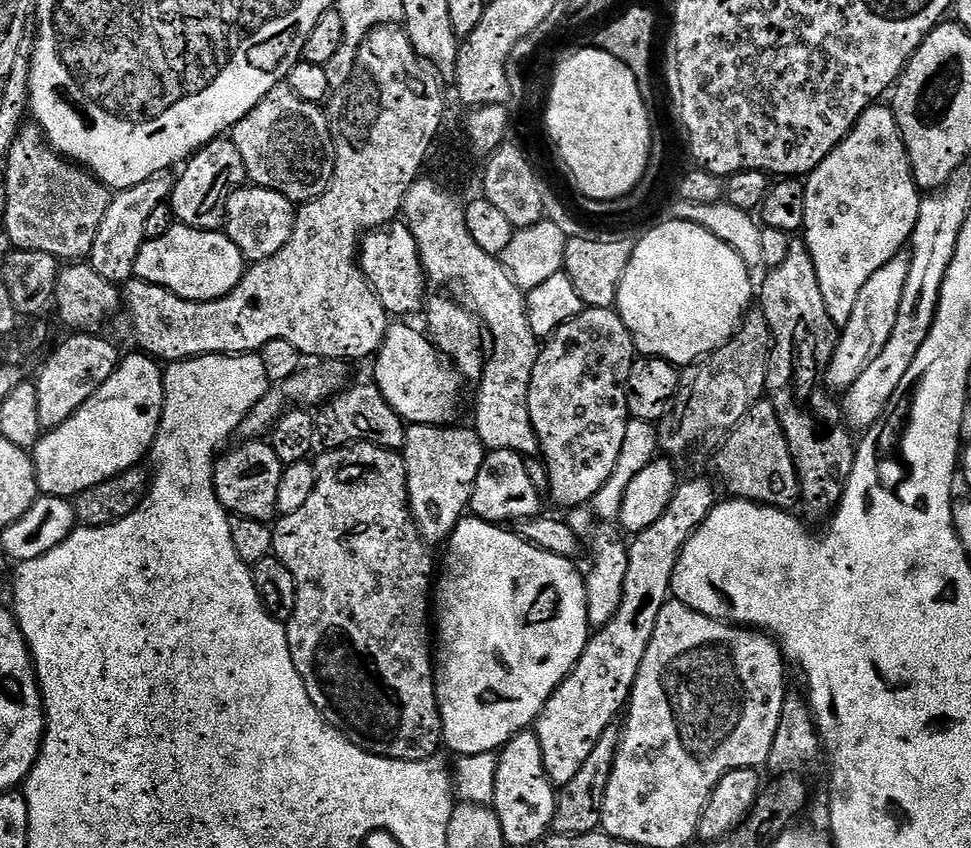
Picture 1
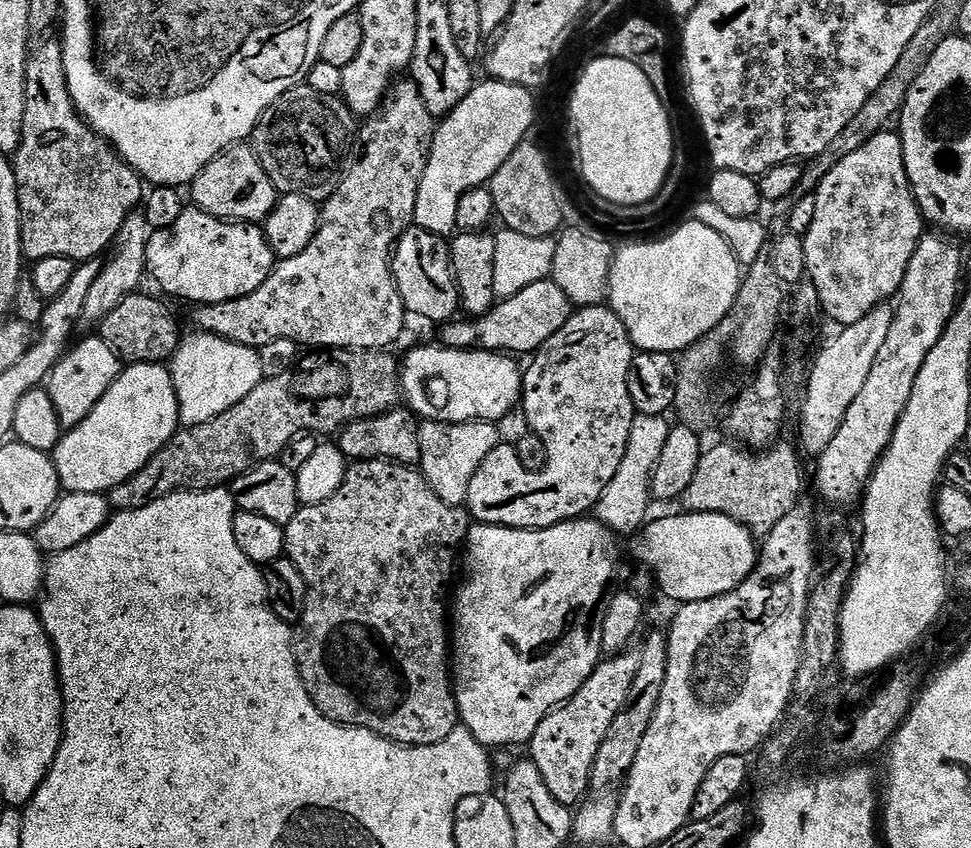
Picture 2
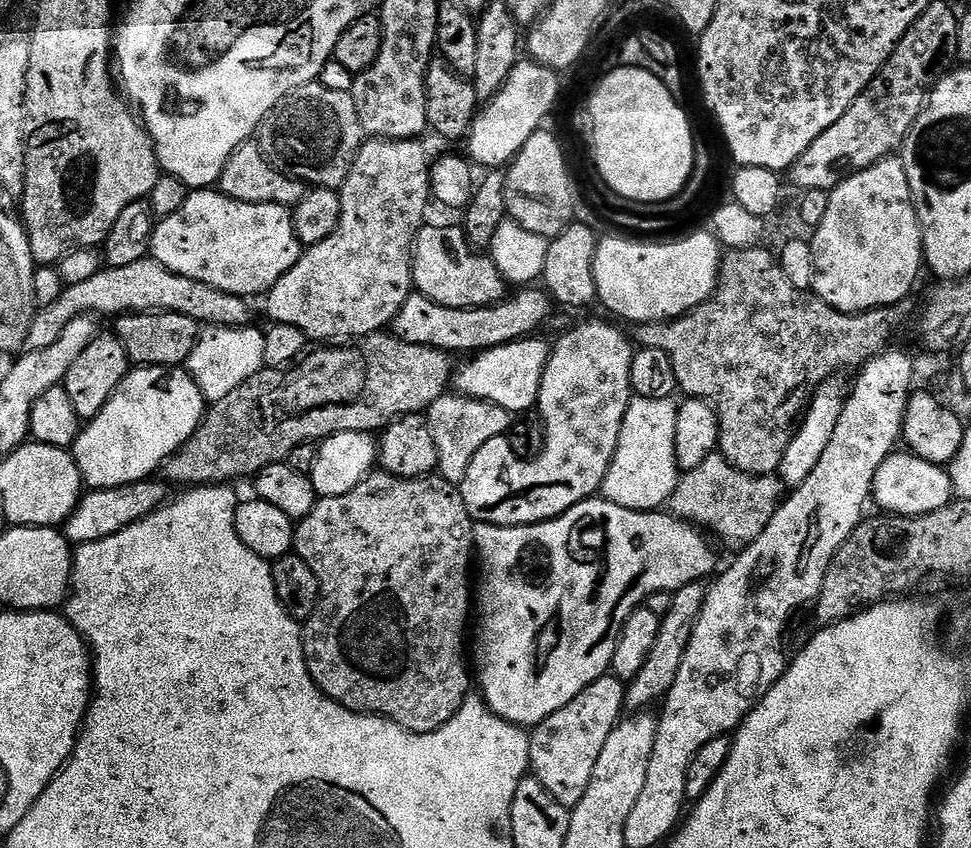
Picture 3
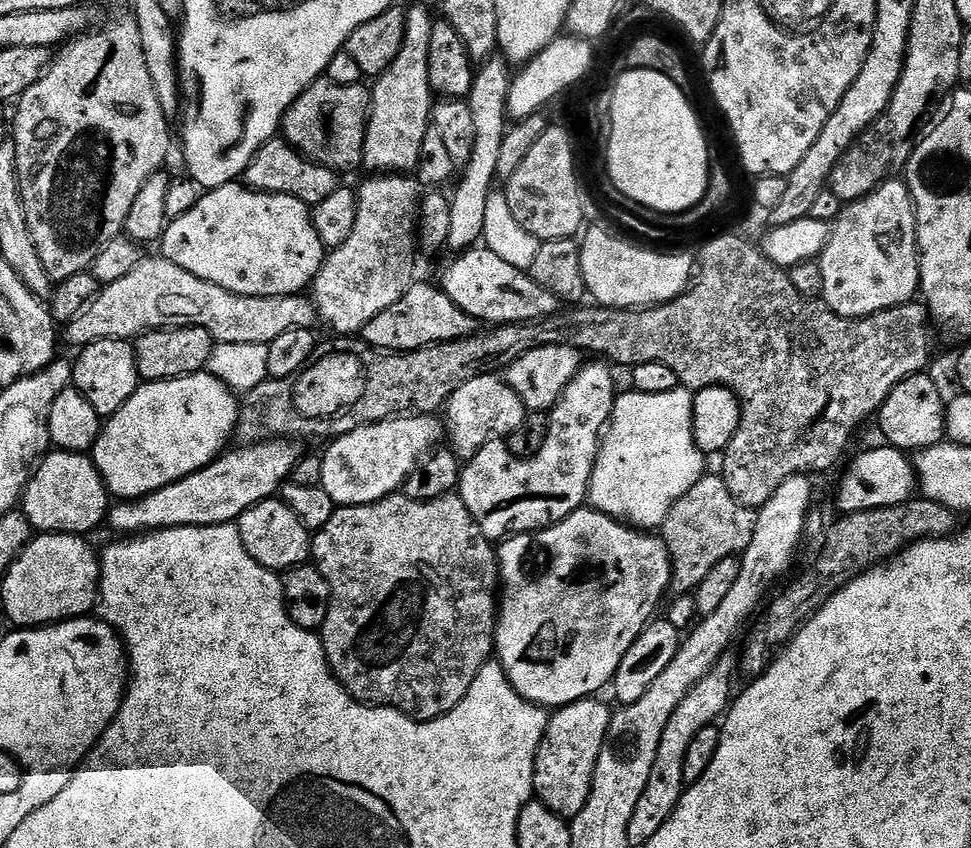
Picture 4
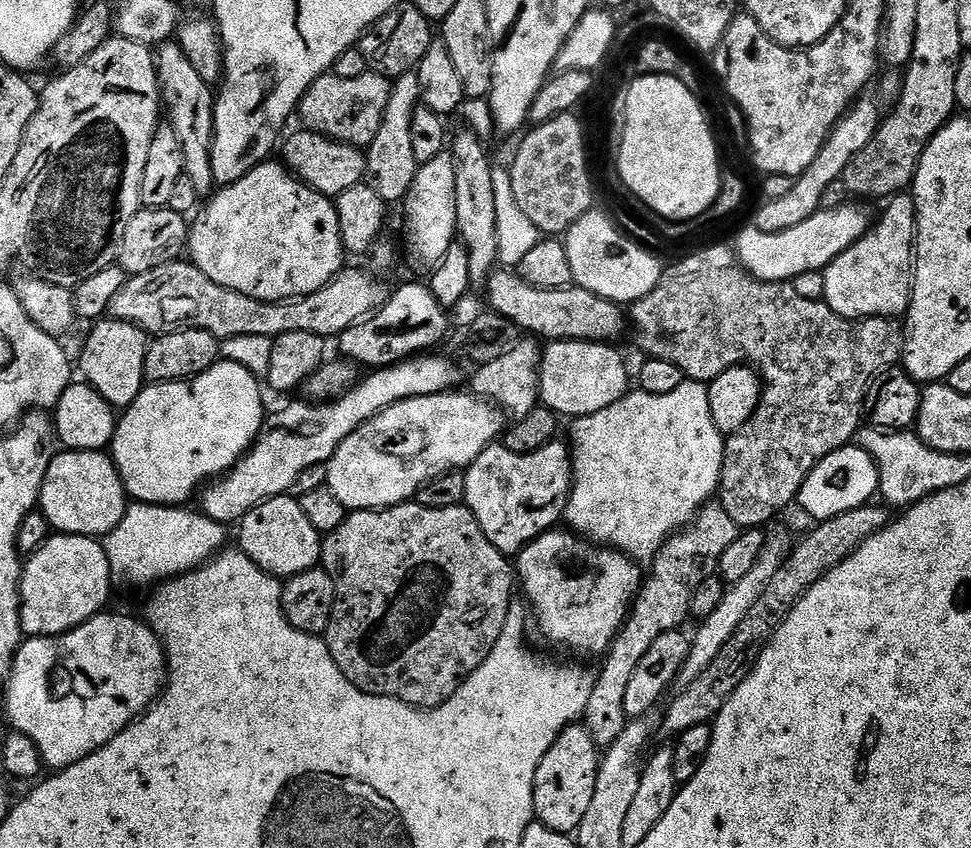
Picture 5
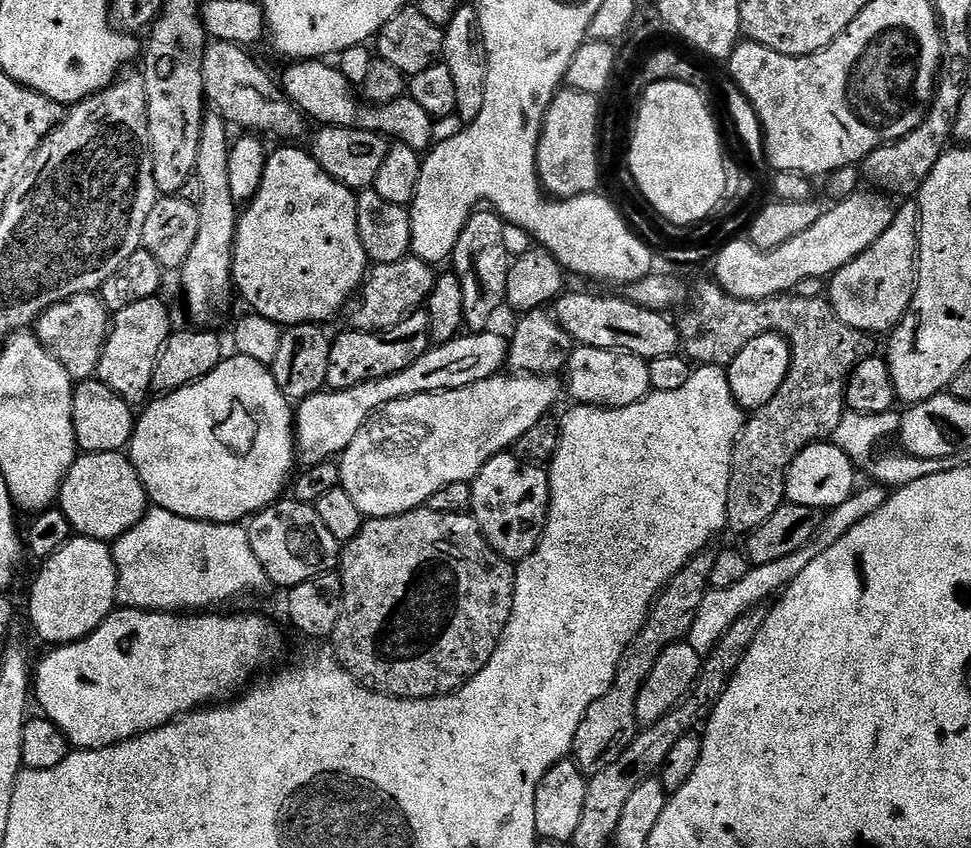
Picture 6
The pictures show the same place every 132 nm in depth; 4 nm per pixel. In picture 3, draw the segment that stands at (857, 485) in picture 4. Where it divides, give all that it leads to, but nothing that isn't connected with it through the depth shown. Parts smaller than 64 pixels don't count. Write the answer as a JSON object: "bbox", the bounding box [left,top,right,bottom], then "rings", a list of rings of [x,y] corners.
{"bbox":[871,450,954,516],"rings":[[[897,450],[886,458],[886,462],[882,462],[882,466],[878,466],[878,474],[874,474],[872,483],[871,499],[884,514],[925,516],[953,503],[954,493],[952,480],[941,465],[926,462],[907,450]]]}

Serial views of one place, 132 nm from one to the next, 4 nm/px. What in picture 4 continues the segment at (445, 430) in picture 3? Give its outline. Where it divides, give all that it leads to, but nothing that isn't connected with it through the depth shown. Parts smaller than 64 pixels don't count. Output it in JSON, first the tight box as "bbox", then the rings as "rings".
{"bbox":[444,373,528,462],"rings":[[[481,373],[462,384],[448,397],[444,406],[444,424],[448,431],[451,451],[467,462],[481,447],[492,440],[507,439],[522,426],[528,409],[508,382],[497,373]]]}

